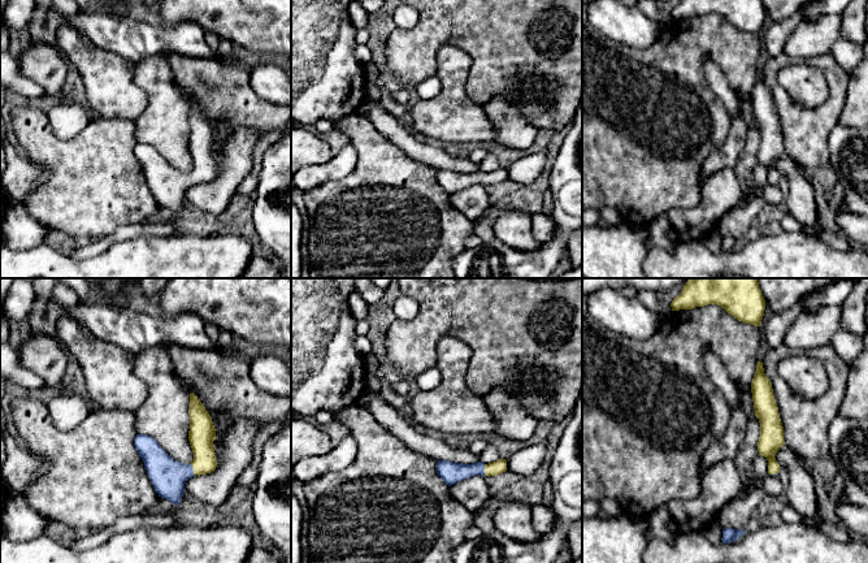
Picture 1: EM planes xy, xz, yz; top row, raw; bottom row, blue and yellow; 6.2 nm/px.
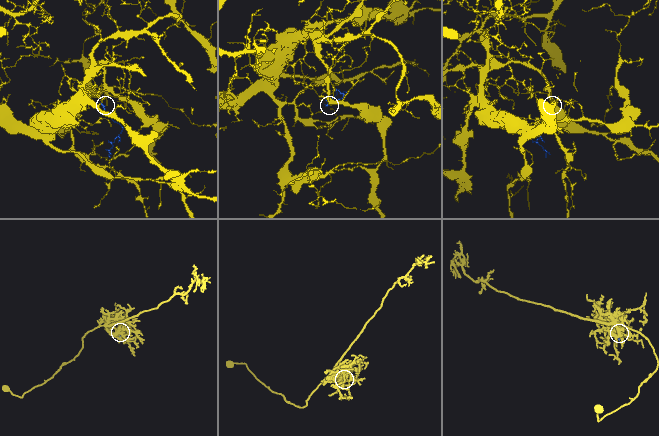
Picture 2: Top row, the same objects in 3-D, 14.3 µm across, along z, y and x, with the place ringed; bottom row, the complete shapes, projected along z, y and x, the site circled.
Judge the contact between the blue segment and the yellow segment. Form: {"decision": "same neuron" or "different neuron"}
{"decision": "same neuron"}

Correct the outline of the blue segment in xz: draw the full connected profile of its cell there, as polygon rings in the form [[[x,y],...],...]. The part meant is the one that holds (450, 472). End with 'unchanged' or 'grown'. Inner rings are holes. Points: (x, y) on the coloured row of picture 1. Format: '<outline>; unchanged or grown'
[[[499,459],[496,462],[485,464],[476,462],[473,464],[452,463],[448,460],[438,460],[437,473],[448,485],[453,485],[461,480],[472,476],[496,476],[507,471],[507,460]]]; grown

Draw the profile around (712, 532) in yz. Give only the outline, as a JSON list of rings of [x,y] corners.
[[[717,519],[712,520],[704,529],[703,529],[704,537],[712,543],[712,545],[720,545],[722,543],[722,528]]]

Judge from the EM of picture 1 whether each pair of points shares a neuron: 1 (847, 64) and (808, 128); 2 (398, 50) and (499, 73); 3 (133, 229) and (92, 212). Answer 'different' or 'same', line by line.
1: different
2: same
3: different

